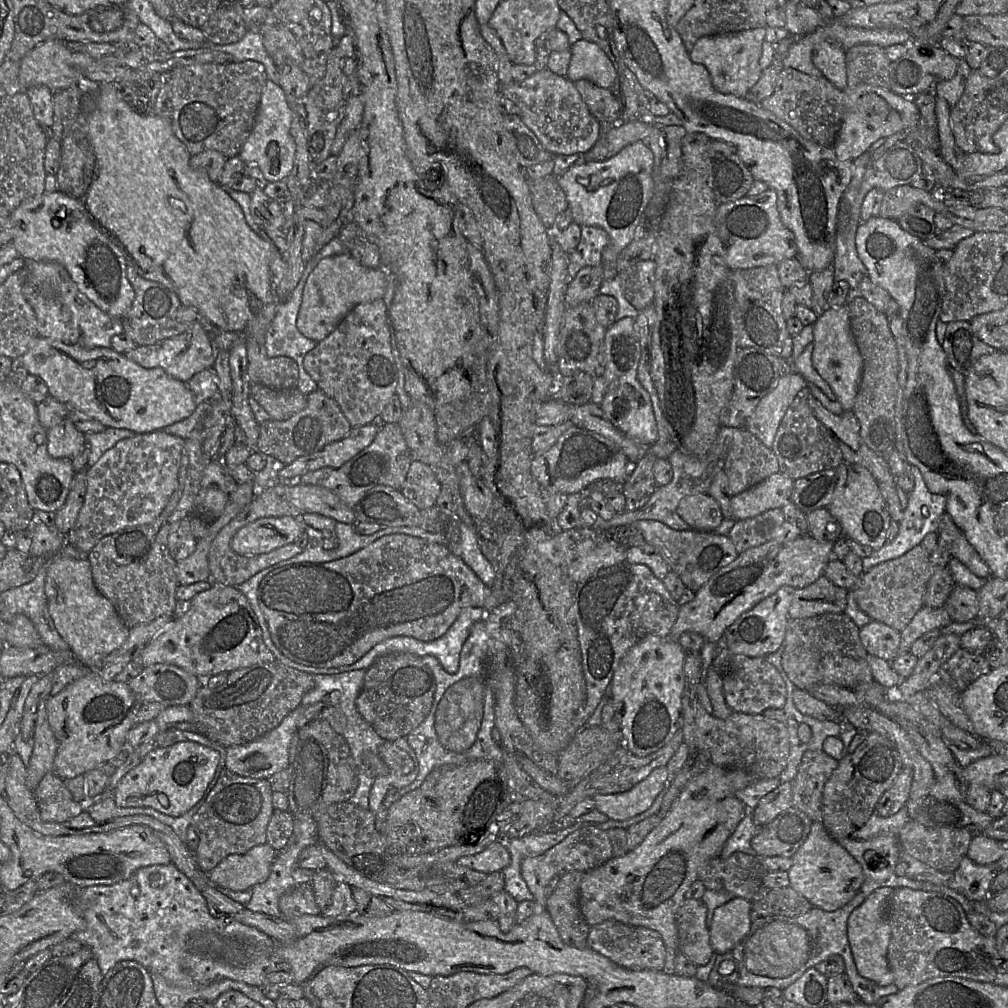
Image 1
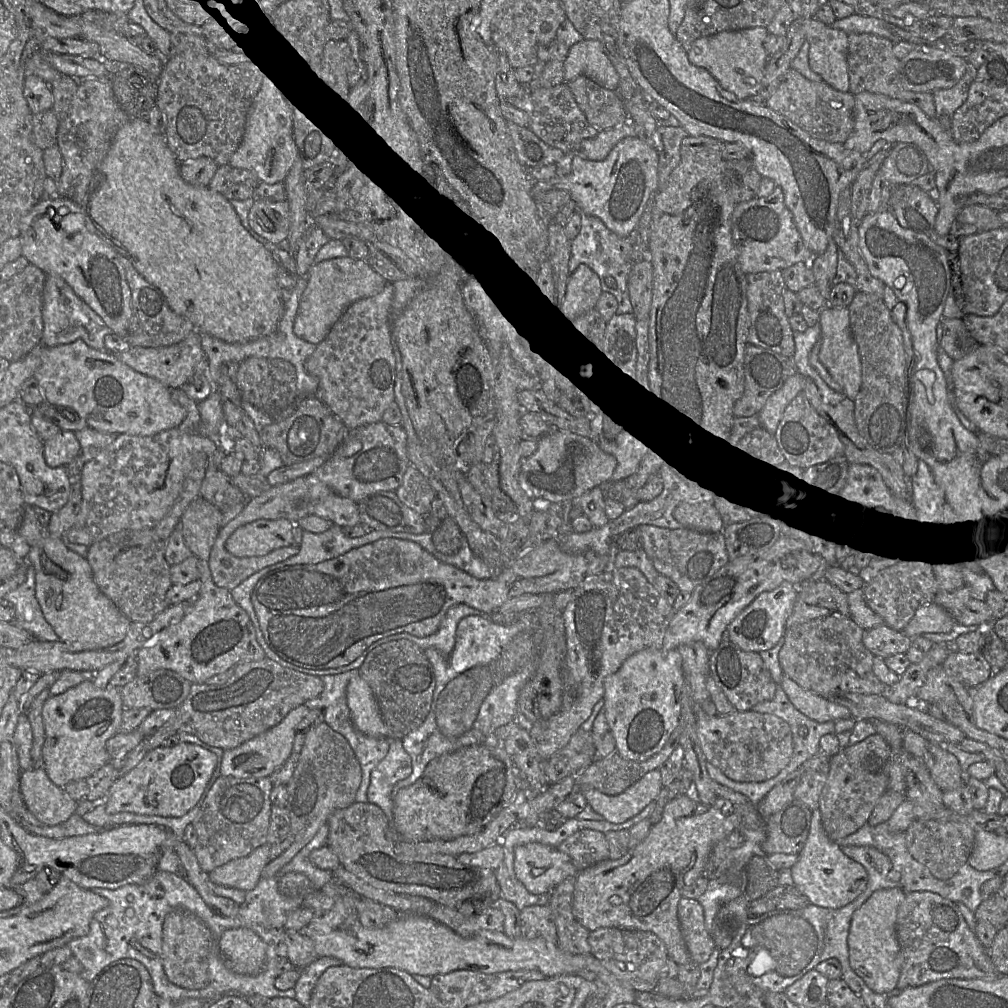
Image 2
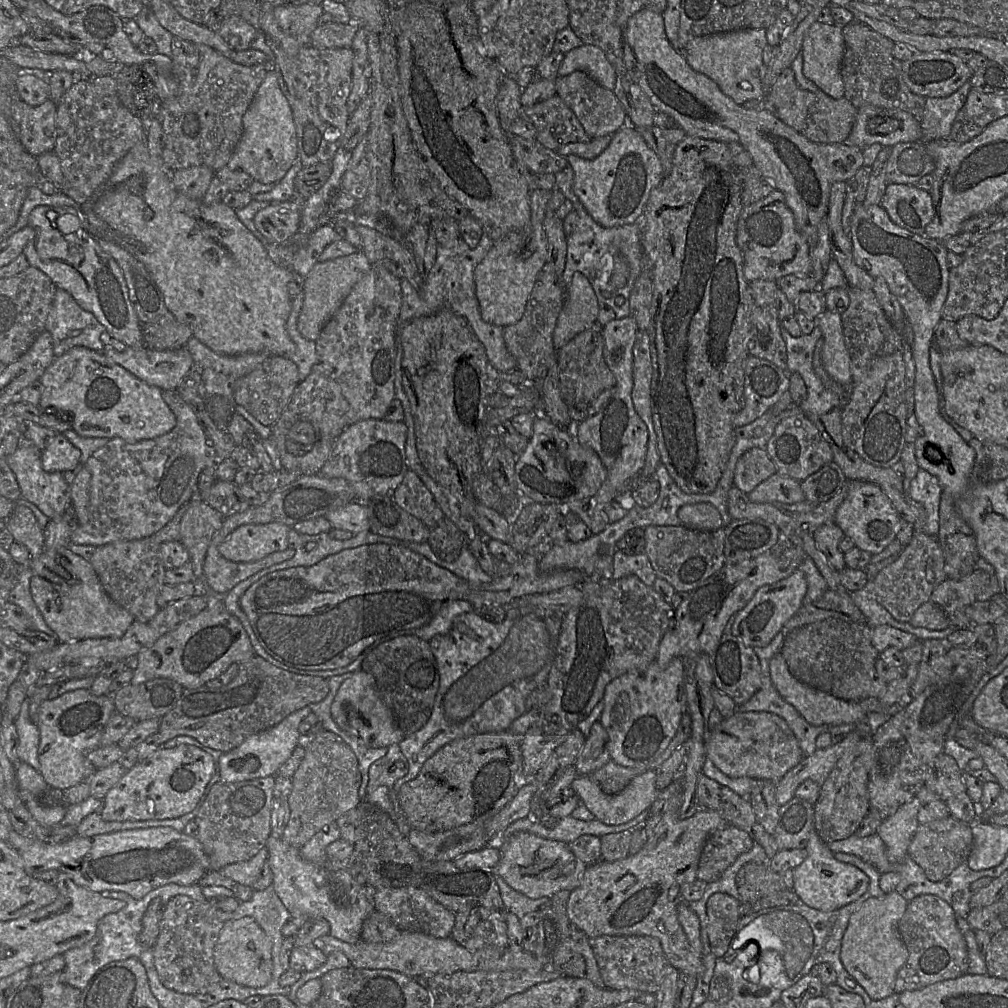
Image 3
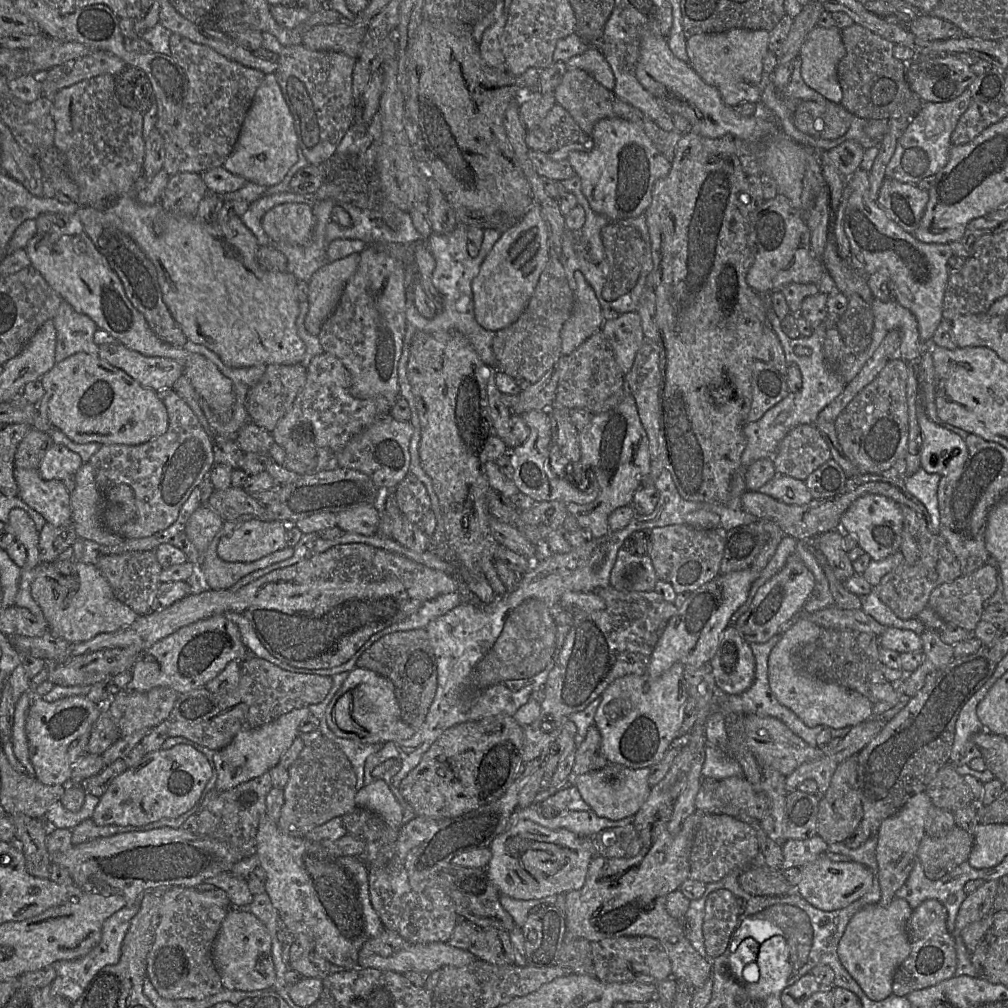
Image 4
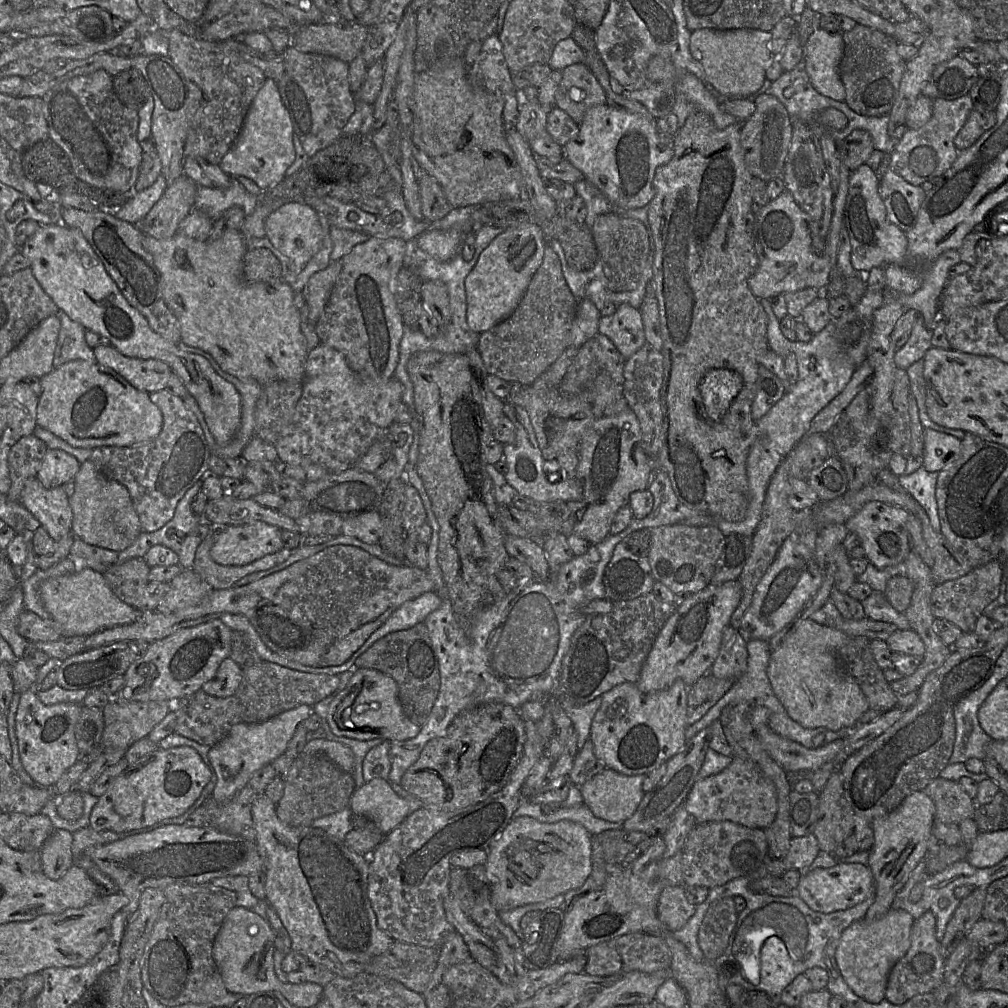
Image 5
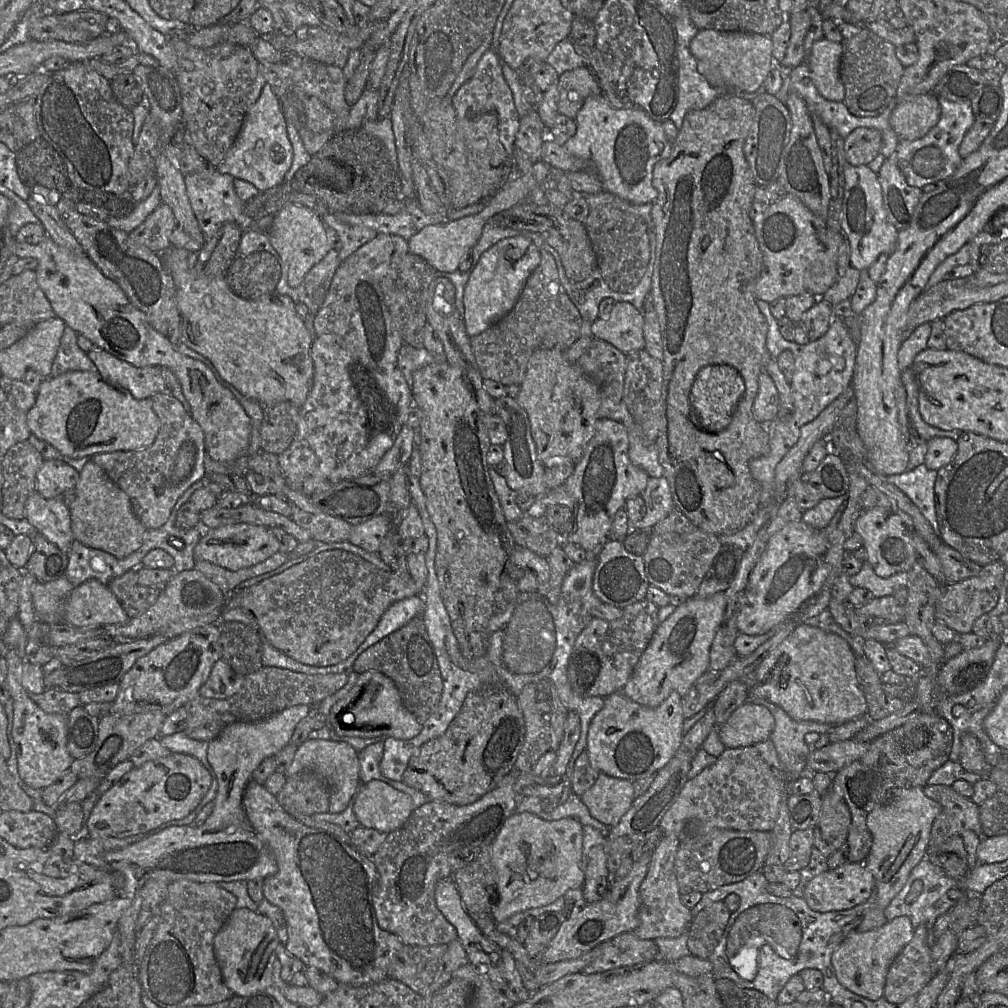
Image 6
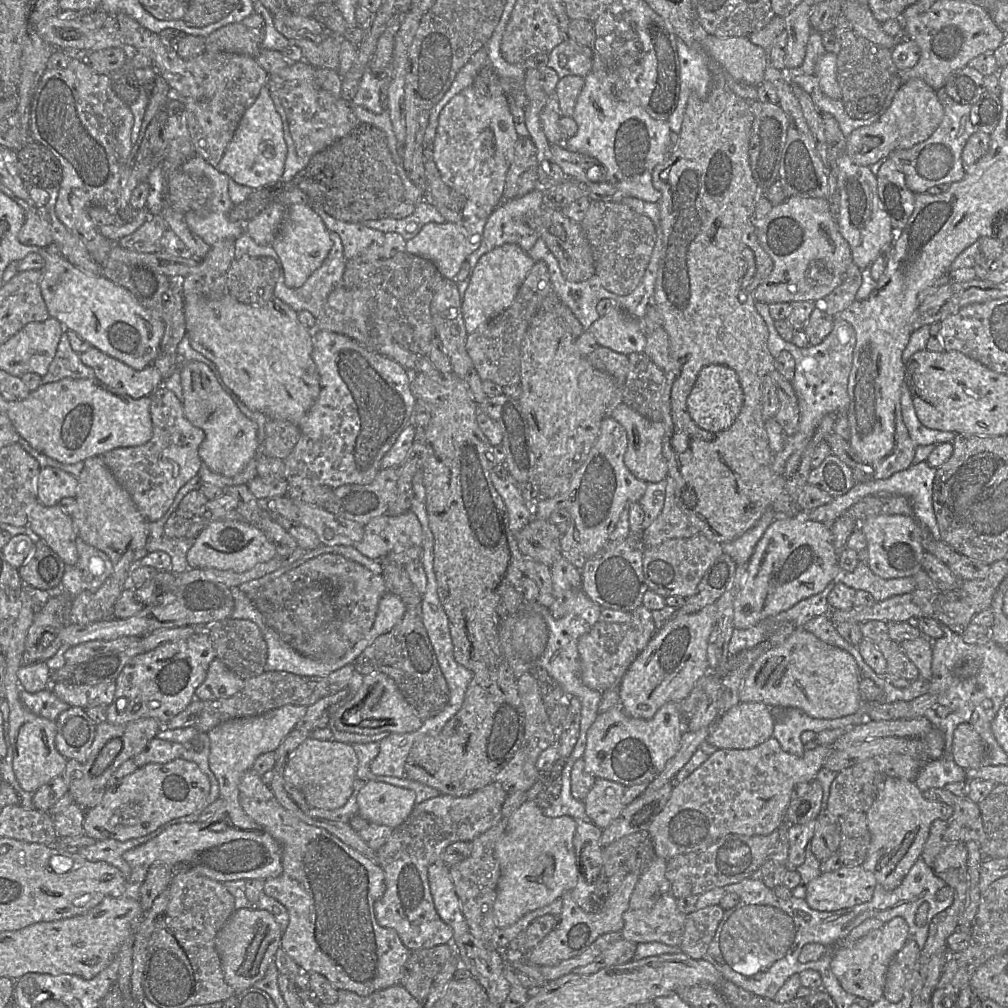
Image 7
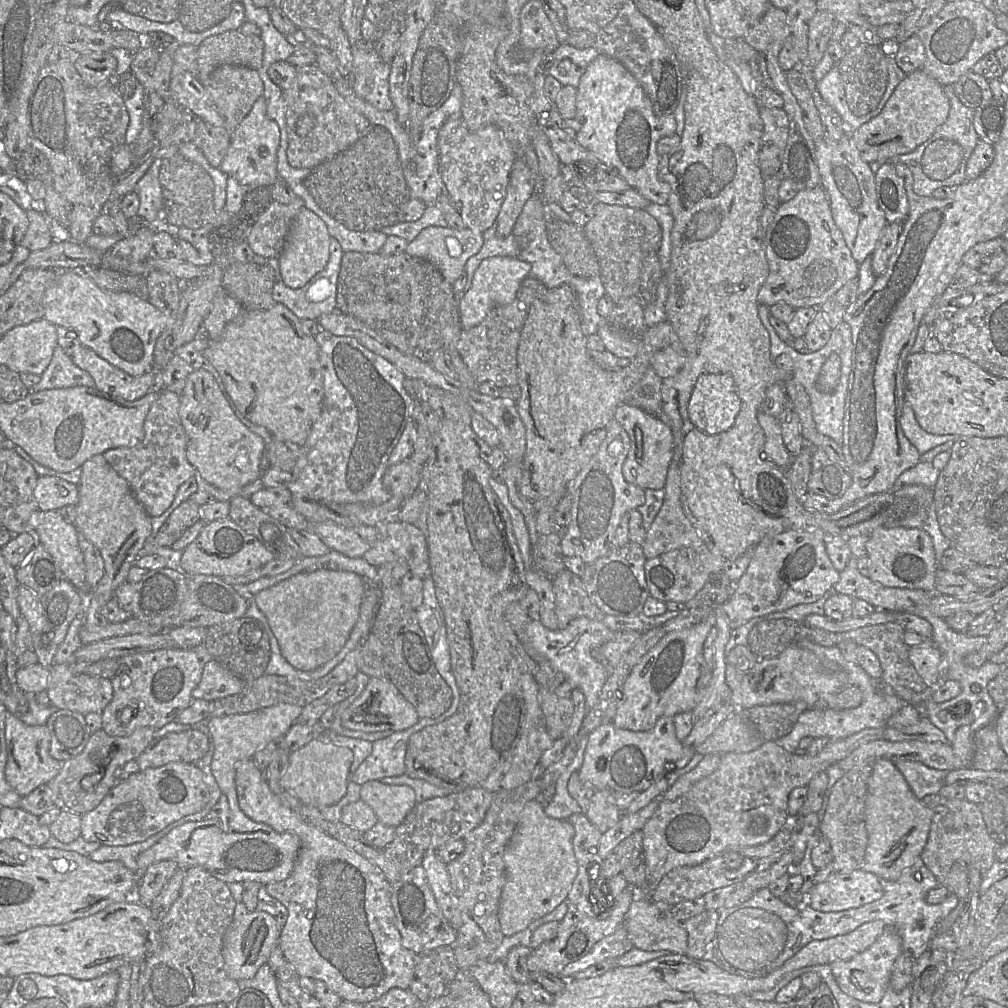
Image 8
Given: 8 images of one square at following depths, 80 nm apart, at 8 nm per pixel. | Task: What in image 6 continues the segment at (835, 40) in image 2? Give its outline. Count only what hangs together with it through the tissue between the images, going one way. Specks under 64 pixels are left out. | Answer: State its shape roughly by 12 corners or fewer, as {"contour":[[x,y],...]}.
{"contour":[[814,42],[808,67],[818,92],[841,102],[842,44]]}

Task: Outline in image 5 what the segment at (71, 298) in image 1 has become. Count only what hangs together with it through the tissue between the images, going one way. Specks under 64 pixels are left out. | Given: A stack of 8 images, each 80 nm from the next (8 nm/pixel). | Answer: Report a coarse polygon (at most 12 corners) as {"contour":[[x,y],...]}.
{"contour":[[63,312],[53,368],[76,359],[96,363],[86,329]]}

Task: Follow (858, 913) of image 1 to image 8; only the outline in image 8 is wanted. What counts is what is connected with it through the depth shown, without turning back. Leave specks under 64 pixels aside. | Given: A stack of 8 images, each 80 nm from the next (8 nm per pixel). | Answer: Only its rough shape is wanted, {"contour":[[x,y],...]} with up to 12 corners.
{"contour":[[885,926],[865,951],[830,964],[842,992],[876,1004],[901,937]]}

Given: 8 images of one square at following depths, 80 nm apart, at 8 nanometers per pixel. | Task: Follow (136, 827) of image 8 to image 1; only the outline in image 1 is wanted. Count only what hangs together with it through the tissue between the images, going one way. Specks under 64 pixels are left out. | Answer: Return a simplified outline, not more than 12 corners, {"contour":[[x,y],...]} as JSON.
{"contour":[[156,748],[112,791],[118,807],[182,816],[214,777],[216,750]]}

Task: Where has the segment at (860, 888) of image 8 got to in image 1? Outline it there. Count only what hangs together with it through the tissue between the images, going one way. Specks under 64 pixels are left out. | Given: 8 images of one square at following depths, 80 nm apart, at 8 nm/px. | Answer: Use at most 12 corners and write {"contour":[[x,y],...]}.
{"contour":[[812,822],[787,871],[813,907],[835,911],[865,880],[861,865]]}

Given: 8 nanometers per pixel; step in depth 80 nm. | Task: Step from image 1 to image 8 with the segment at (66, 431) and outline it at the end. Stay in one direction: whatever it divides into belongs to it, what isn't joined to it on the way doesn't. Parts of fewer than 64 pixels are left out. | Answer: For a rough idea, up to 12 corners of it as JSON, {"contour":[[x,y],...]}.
{"contour":[[39,476],[34,497],[41,511],[77,505],[78,485]]}

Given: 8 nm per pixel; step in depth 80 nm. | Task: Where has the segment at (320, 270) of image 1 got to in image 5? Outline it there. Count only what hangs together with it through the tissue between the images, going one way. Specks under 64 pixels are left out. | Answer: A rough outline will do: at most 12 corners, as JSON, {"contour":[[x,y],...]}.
{"contour":[[340,260],[309,279],[302,291],[316,325],[338,275]]}

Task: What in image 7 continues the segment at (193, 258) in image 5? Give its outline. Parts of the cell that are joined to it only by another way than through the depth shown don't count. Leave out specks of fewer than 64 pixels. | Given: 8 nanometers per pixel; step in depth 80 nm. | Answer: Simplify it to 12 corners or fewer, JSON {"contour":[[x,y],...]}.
{"contour":[[183,298],[185,335],[245,406],[299,425],[313,332],[262,305]]}

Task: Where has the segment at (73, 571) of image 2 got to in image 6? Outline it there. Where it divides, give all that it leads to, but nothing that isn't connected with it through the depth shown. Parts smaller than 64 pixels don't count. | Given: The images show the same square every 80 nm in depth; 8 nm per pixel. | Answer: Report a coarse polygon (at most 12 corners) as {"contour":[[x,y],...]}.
{"contour":[[108,585],[73,588],[64,620],[97,628],[130,620]]}

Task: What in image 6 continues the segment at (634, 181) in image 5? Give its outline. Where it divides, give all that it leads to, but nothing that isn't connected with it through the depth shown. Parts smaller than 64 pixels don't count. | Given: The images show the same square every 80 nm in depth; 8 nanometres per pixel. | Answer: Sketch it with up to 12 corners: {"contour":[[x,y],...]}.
{"contour":[[588,97],[563,147],[603,190],[653,203],[672,143],[641,108]]}

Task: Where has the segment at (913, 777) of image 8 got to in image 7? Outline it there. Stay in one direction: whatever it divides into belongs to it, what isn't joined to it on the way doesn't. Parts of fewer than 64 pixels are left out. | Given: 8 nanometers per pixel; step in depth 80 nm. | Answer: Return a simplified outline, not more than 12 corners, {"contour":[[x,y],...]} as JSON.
{"contour":[[953,758],[930,761],[914,780],[921,792],[966,781]]}

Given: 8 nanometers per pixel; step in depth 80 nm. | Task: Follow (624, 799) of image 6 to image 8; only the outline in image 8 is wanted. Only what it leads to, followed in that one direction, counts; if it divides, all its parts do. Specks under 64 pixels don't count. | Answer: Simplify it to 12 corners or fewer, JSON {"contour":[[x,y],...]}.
{"contour":[[594,790],[585,816],[601,833],[623,812],[610,790]]}

